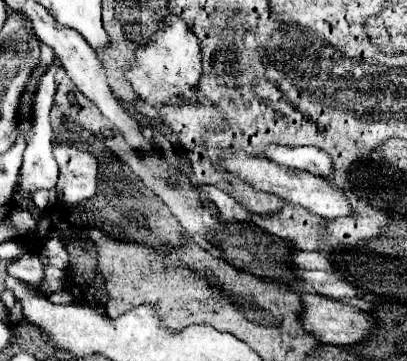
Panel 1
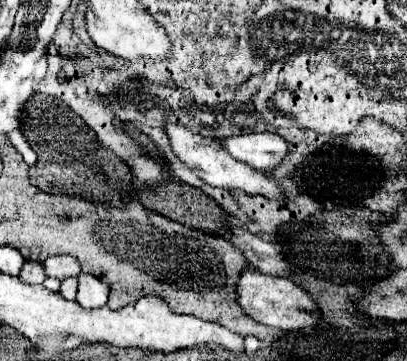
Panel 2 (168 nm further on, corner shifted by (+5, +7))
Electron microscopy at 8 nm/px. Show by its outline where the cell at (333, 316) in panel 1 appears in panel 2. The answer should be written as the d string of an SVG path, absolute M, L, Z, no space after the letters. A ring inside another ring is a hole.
M247 268L239 272L235 290L237 290L237 304L243 308L247 316L251 316L259 324L275 326L281 330L303 330L303 328L313 328L315 322L319 320L319 316L315 316L317 306L311 300L311 296L287 278L267 276L255 268Z

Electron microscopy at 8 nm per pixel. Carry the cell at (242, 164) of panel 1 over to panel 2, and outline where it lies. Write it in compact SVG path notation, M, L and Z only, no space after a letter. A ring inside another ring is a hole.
M167 124L165 126L165 134L169 138L169 144L173 148L173 154L189 168L193 170L205 184L209 186L217 186L217 188L239 188L247 194L261 194L265 198L271 198L271 200L283 200L283 194L281 194L281 188L275 184L275 180L265 174L263 170L255 170L247 164L239 164L239 160L231 158L223 148L221 148L221 142L215 140L215 138L207 138L207 136L201 136L201 134L195 134L183 126L177 126L177 124Z

